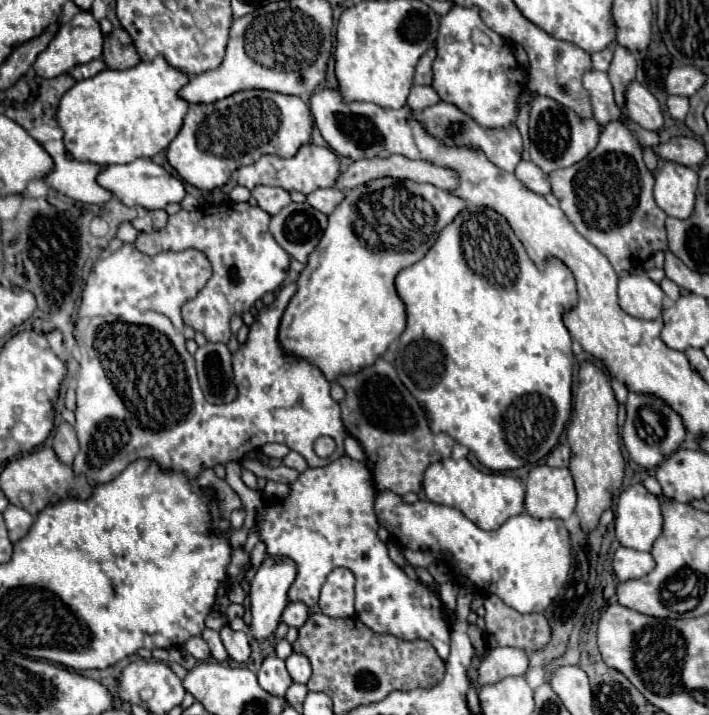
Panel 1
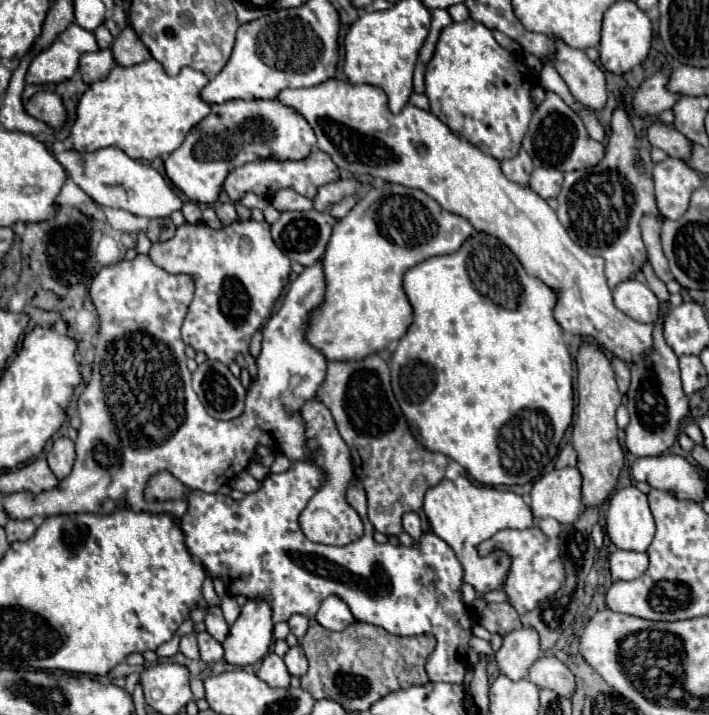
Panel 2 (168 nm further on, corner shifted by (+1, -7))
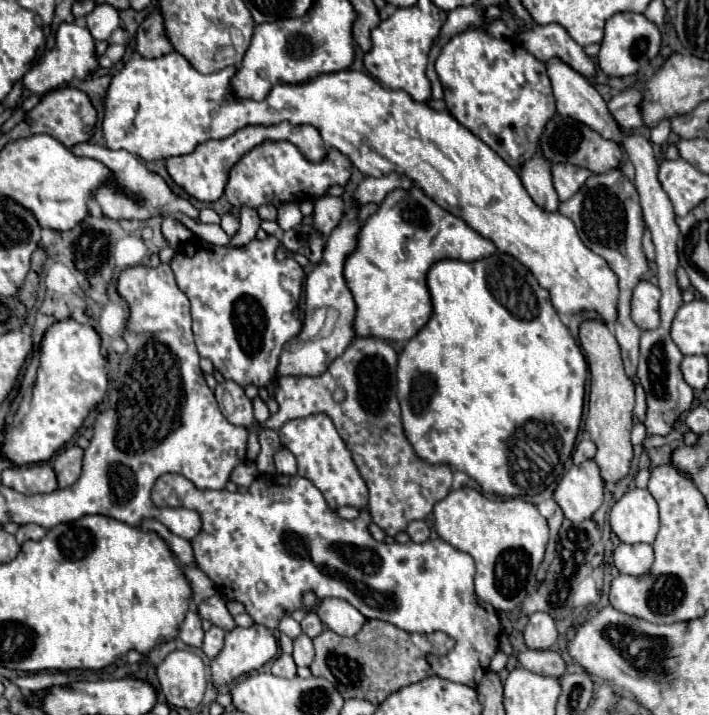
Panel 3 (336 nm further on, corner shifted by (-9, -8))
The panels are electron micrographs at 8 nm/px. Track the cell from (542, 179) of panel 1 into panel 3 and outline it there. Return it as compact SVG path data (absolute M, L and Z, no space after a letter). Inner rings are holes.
M570 163L552 165L552 181L560 201L570 199L592 173L582 167L570 167Z

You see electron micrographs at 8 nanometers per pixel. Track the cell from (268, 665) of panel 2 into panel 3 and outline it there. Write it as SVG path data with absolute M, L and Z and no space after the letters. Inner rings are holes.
M282 653L278 659L274 659L272 673L278 677L284 677L284 679L294 679L296 677L296 665L294 665L292 655Z

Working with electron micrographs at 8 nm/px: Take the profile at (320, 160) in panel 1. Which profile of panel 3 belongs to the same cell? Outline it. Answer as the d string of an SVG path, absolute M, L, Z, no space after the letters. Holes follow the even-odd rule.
M262 143L258 147L254 147L254 151L246 153L232 169L230 169L230 179L228 179L228 185L226 185L226 197L228 201L240 209L242 205L248 205L248 207L258 207L262 203L266 205L280 205L280 203L300 203L304 199L316 199L320 195L324 195L332 185L346 185L348 179L350 179L350 171L352 171L352 165L350 161L336 149L328 149L328 155L318 161L318 163L312 163L312 161L306 161L302 157L302 153L292 145L292 143Z

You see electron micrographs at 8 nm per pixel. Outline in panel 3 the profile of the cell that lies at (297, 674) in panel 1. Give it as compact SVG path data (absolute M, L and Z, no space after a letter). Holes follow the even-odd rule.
M300 635L298 639L294 639L294 663L298 667L310 667L314 661L314 647L312 647L312 639L306 635Z

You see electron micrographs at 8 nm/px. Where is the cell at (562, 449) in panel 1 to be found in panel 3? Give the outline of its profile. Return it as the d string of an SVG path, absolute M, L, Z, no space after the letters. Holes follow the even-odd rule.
M584 437L584 439L578 443L578 447L574 449L574 453L572 453L572 463L578 465L578 463L582 463L582 461L586 461L586 459L592 459L594 453L596 453L596 445L594 445L588 437Z

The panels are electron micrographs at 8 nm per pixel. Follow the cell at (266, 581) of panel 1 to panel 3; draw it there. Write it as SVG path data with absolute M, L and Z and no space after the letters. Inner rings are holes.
M254 623L250 627L234 627L232 631L226 633L224 649L210 663L210 679L214 681L214 685L226 685L226 683L234 681L236 677L240 677L240 675L244 675L248 671L260 669L276 653L278 653L278 641L276 641L276 637L272 635L272 631L266 625Z

